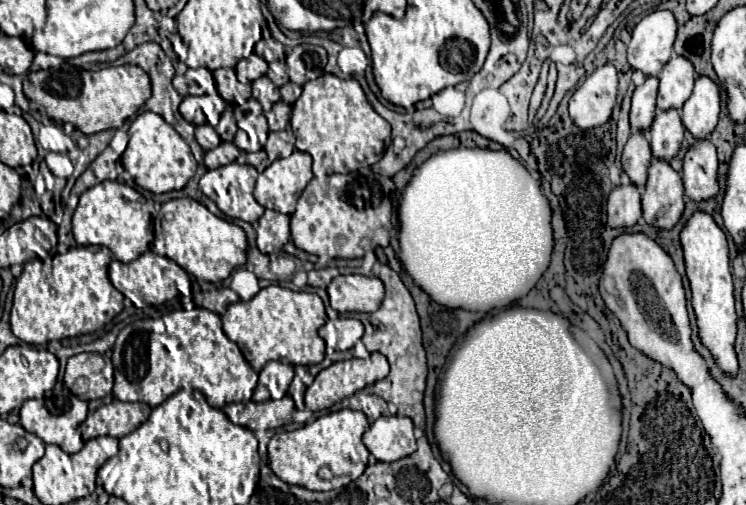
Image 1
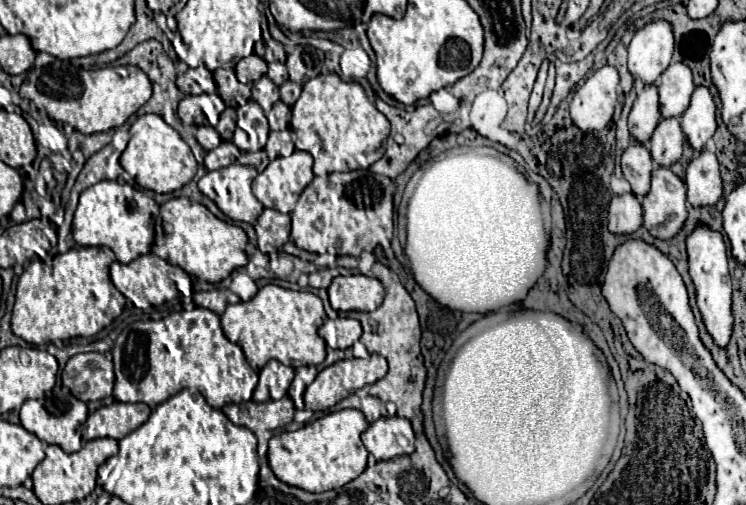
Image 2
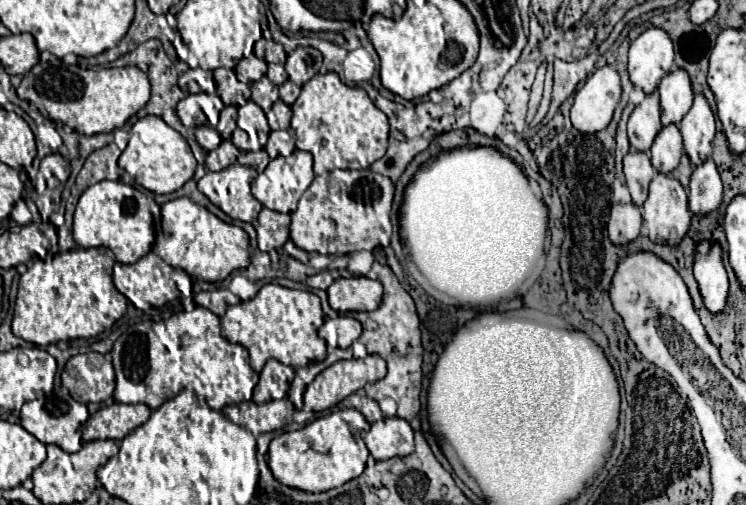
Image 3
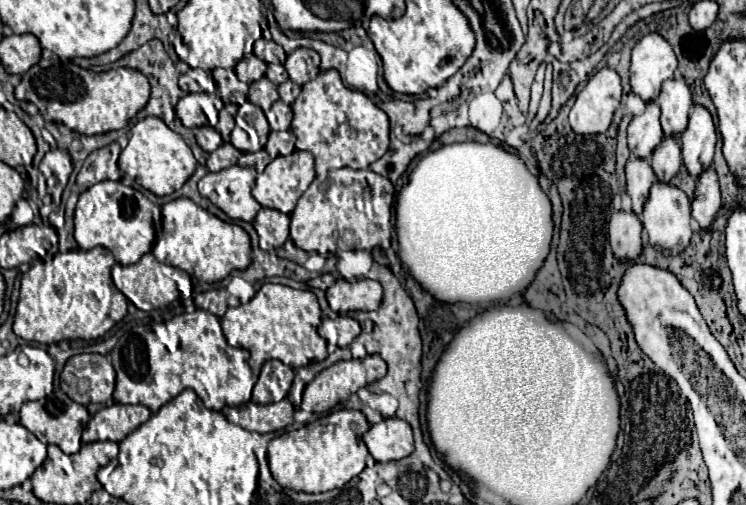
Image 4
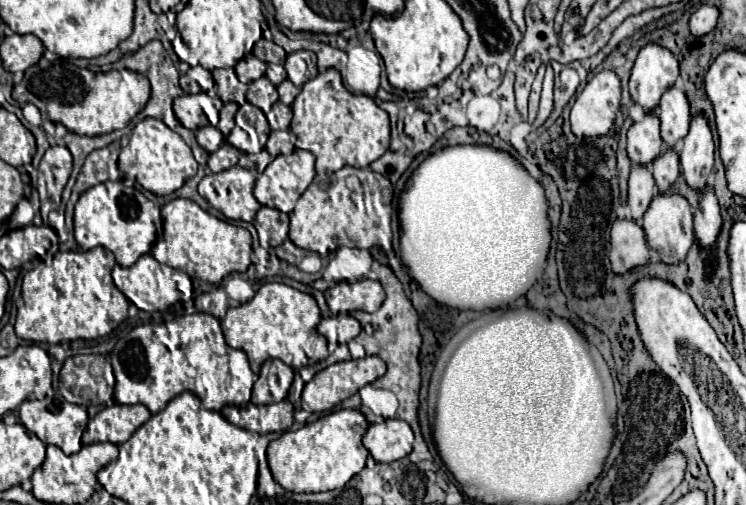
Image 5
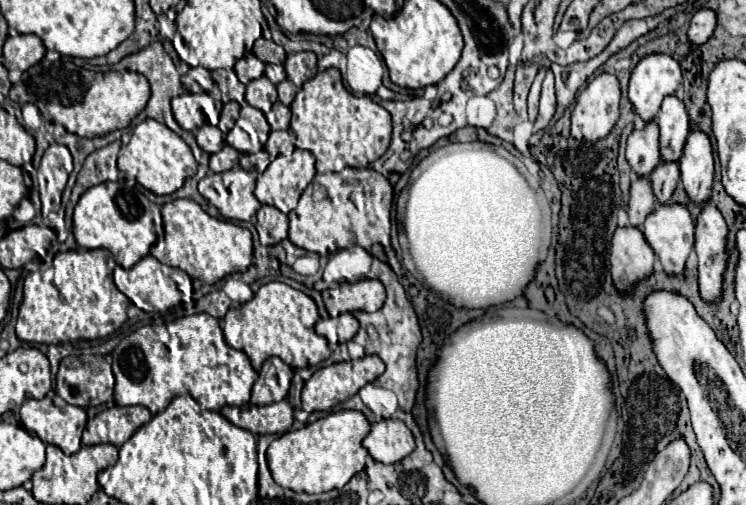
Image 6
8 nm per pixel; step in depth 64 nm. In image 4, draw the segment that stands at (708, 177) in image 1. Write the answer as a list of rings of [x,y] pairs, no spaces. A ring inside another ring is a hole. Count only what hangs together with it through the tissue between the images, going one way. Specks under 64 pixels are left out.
[[[710,168],[702,172],[696,182],[696,198],[692,200],[692,218],[702,230],[710,230],[716,214],[720,210],[720,186],[716,172]]]

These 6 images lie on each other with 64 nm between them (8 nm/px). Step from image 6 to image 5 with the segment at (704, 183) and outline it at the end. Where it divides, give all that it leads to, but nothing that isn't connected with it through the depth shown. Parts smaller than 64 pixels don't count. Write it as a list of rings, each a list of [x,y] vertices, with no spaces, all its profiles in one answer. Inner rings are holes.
[[[702,114],[692,118],[690,132],[682,140],[682,150],[678,156],[686,184],[694,190],[704,190],[714,168],[714,140]]]

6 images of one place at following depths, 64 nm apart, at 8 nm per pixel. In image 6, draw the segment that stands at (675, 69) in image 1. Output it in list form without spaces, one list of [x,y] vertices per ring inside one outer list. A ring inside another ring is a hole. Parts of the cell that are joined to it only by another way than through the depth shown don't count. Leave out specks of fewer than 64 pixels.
[[[666,96],[656,120],[660,128],[662,162],[678,162],[690,134],[690,120],[682,100],[676,96]]]

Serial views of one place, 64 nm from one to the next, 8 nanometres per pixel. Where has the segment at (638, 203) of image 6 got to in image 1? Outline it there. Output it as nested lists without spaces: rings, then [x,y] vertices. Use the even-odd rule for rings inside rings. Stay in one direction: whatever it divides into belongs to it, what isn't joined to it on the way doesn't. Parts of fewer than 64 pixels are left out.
[[[632,132],[628,144],[624,146],[622,152],[622,168],[628,174],[630,182],[642,188],[646,184],[646,174],[648,174],[648,164],[652,160],[652,150],[646,140],[644,132]]]

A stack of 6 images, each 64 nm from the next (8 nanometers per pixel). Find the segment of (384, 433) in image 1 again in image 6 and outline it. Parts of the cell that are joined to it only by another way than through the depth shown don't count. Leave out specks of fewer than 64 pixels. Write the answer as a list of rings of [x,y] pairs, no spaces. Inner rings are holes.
[[[390,418],[372,424],[372,430],[362,440],[362,446],[376,462],[394,464],[414,450],[414,438],[402,420]]]

